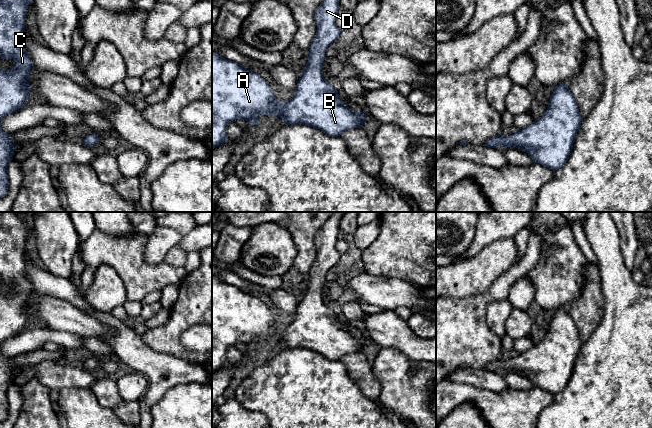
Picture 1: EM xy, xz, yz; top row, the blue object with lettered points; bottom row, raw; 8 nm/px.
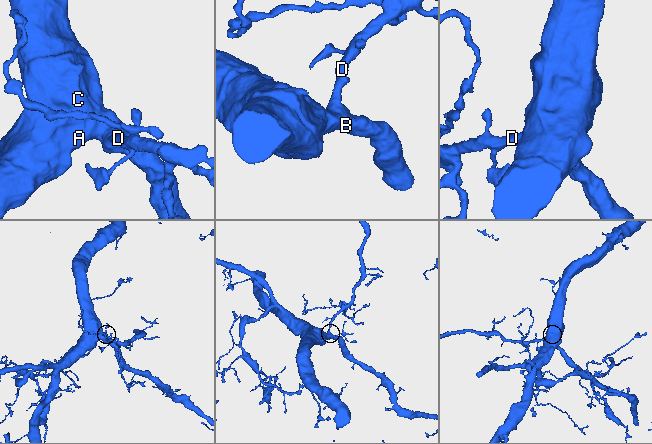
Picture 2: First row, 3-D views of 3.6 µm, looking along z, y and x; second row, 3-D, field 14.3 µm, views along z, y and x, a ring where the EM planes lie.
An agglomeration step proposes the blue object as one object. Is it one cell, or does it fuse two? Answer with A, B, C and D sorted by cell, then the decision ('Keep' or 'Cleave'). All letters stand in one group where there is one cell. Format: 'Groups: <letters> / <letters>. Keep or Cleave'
Groups: A B C D. Keep

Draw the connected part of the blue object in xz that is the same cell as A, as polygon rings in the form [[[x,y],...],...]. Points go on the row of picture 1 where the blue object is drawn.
[[[324,0],[316,10],[317,32],[307,53],[308,62],[295,86],[294,96],[287,101],[278,101],[270,85],[259,74],[212,52],[212,149],[228,142],[226,128],[229,122],[245,119],[251,125],[258,125],[263,115],[282,118],[285,125],[308,125],[332,137],[363,127],[367,113],[351,110],[345,105],[337,89],[324,79],[322,71],[326,49],[341,36],[341,30],[335,23],[339,16],[339,2]]]

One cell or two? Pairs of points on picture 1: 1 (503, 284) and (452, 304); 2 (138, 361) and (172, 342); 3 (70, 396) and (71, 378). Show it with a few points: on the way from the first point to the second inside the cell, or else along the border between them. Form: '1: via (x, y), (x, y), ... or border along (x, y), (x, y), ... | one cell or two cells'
1: via (490, 295), (477, 304), (465, 304) | one cell
2: border along (140, 335), (153, 349), (179, 357) | two cells
3: border along (90, 388), (64, 387), (55, 393) | two cells

